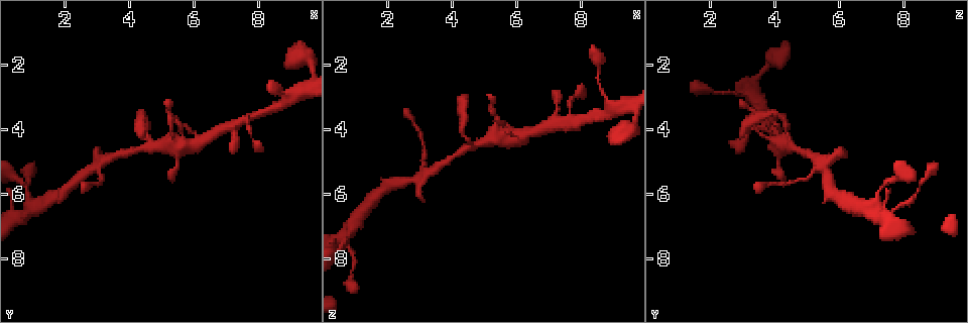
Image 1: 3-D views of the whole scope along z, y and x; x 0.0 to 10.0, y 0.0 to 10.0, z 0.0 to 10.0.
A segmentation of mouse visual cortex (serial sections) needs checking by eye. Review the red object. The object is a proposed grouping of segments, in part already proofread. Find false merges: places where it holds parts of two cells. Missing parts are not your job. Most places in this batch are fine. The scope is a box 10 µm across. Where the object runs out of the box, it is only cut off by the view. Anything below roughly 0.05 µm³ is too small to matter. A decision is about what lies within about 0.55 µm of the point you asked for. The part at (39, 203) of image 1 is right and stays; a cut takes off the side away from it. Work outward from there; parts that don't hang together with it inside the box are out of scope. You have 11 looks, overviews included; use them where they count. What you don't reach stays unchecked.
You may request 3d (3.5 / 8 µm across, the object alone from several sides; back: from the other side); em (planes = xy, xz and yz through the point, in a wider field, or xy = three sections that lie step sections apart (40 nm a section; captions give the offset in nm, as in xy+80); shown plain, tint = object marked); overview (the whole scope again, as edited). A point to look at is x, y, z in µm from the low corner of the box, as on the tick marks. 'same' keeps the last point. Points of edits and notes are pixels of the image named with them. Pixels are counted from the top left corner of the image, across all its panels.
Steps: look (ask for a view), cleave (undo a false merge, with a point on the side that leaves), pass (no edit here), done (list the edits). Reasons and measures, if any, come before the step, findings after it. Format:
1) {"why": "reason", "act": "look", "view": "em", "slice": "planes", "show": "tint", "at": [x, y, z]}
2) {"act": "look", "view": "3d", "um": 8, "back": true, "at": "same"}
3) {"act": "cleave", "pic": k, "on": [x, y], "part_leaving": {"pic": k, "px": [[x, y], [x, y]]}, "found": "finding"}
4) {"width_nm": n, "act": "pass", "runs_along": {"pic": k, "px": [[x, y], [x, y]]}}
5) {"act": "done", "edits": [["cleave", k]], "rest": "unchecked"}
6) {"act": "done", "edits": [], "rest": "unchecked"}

{"why": "three arms meet", "act": "look", "view": "3d", "um": 3.5, "at": [2.80, 5.25, 5.55]}

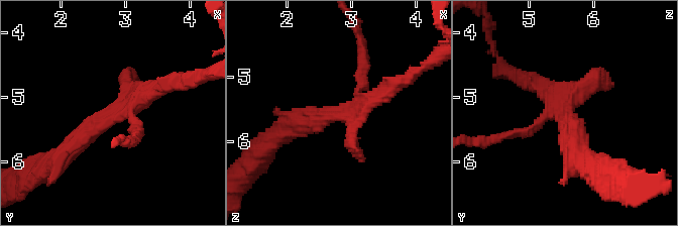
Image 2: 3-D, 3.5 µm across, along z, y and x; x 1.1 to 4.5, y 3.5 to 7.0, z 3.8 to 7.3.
{"act": "pass", "runs_along": {"pic": 2, "px": [[64, 156], [101, 119], [168, 82]]}, "found": "one cell here"}

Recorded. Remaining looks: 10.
{"why": "three-way junction", "act": "look", "view": "3d", "um": 8, "at": [4.60, 4.65, 4.55]}

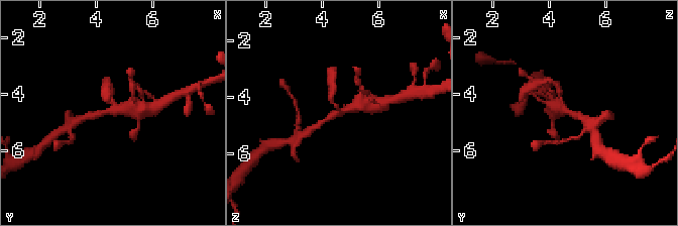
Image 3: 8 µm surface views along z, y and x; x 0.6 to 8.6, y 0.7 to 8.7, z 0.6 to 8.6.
{"why": "closer look", "act": "look", "view": "3d", "um": 3.5, "at": "same"}

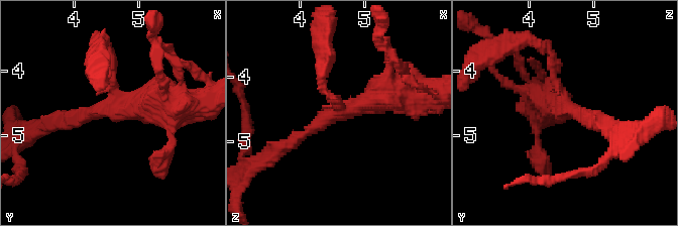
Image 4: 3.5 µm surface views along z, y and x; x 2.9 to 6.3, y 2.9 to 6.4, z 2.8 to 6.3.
{"arms": 3, "arm_widths_nm": [200, 200, 450], "act": "look", "view": "em", "slice": "planes", "show": "tint", "at": [4.50, 4.60, 4.55]}

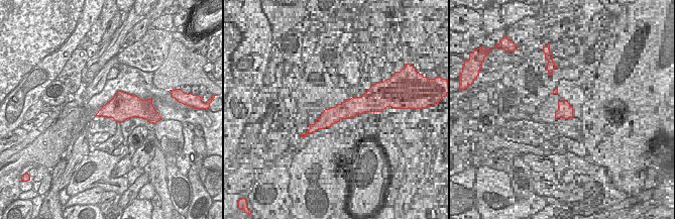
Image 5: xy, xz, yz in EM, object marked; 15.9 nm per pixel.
{"act": "pass", "runs_along": {"pic": 4, "px": [[278, 148], [331, 114], [397, 94]]}, "found": "one cell here"}

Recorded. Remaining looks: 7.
{"why": "abrupt turn", "act": "look", "view": "3d", "um": 8, "at": [0.65, 6.70, 7.55]}

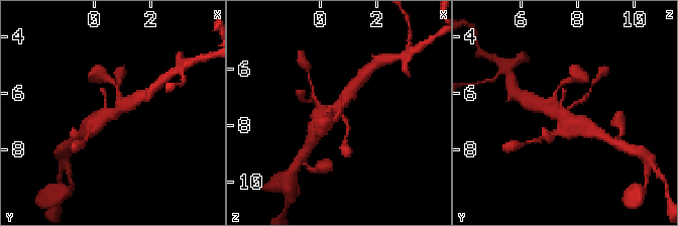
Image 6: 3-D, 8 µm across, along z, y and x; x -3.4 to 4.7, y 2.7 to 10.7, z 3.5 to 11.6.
{"act": "look", "view": "em", "slice": "xy", "step": 3, "show": "tint", "at": "same"}

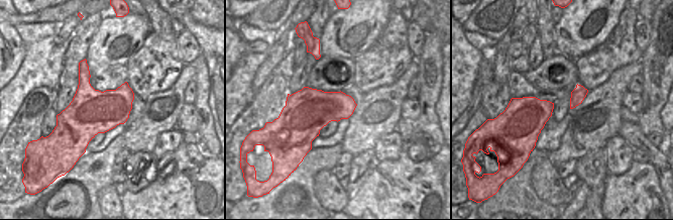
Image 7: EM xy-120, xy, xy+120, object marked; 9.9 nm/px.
{"act": "pass", "runs_along": {"pic": 6, "px": [[355, 86], [340, 108], [347, 133]]}, "found": "one cell here"}

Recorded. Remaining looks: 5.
{"why": "arms part here", "act": "look", "view": "3d", "um": 3.5, "at": [7.60, 3.80, 3.75]}

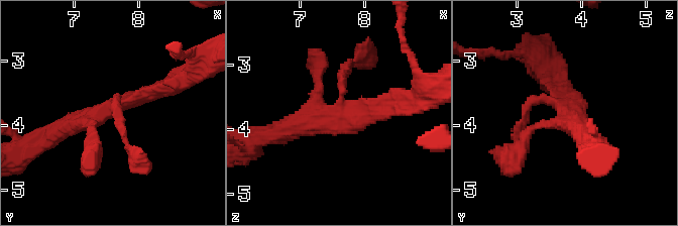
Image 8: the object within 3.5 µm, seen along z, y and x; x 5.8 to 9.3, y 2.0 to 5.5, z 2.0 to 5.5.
{"act": "look", "view": "em", "slice": "xy", "step": 2, "show": "tint", "at": [7.55, 3.75, 3.75]}

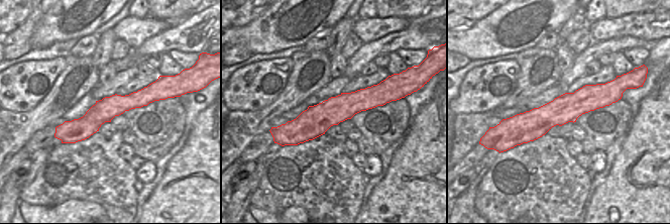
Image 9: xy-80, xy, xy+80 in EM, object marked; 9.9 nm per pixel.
{"width_nm": 300, "act": "pass", "runs_along": {"pic": 9, "px": [[385, 99], [284, 126]]}, "found": "all the same cell"}

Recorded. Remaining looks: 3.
{"act": "done", "edits": [], "rest": "unchecked"}

